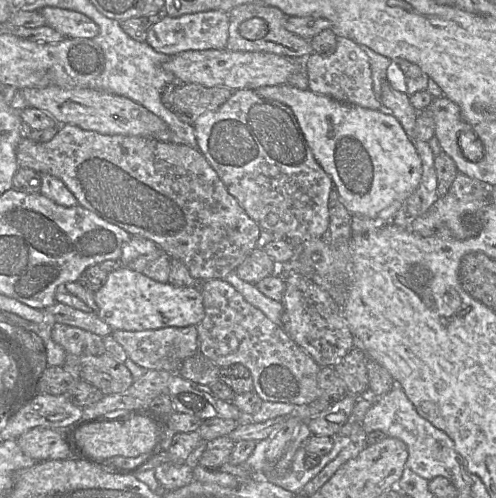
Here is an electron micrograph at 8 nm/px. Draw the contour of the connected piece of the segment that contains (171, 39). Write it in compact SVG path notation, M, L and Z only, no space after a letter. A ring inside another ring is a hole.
M210 10L179 17L162 15L159 22L148 29L147 43L157 52L175 56L189 50L225 49L229 36L228 13Z

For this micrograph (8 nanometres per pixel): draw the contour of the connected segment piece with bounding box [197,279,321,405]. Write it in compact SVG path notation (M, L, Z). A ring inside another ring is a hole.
M224 279L199 282L205 316L197 325L198 350L218 367L233 364L245 366L251 373L254 390L263 401L303 405L319 398L318 374L321 367L297 345L284 331L262 311L248 303L244 297Z

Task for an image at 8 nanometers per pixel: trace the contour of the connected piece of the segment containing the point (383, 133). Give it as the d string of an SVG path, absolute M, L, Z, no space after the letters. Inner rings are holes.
M289 84L265 86L255 92L293 111L316 161L331 177L341 202L352 215L376 218L394 202L404 203L419 186L421 158L390 112L343 103Z

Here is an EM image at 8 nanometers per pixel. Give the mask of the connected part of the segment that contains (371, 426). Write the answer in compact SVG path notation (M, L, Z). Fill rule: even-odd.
M395 386L381 397L373 398L373 404L365 414L362 426L366 434L377 430L388 437L403 441L408 449L405 467L428 481L437 476L443 476L449 480L456 474L462 478L465 475L462 468L466 473L465 459L456 451L451 438L418 414L400 386Z

